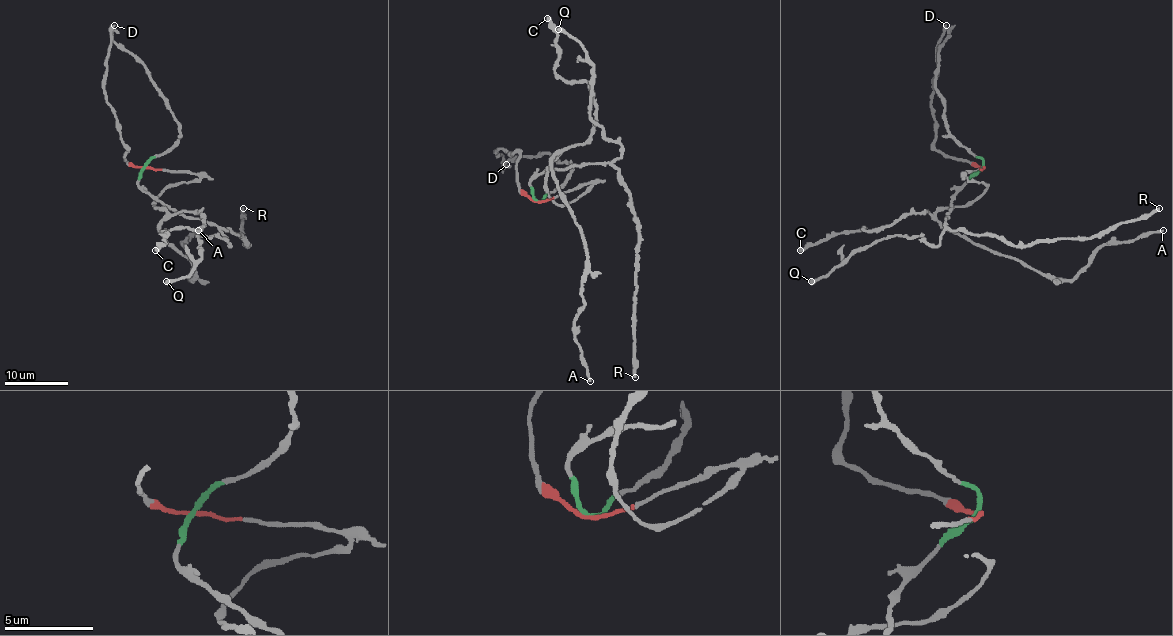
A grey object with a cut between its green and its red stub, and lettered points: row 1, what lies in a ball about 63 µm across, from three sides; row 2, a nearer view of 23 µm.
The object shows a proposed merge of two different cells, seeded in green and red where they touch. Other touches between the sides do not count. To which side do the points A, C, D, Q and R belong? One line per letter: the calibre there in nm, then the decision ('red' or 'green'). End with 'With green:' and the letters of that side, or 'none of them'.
A: 240 nm thick; red
C: 360 nm thick; red
D: 300 nm thick; red
Q: 480 nm thick; green
R: 260 nm thick; green
With green: Q, R

